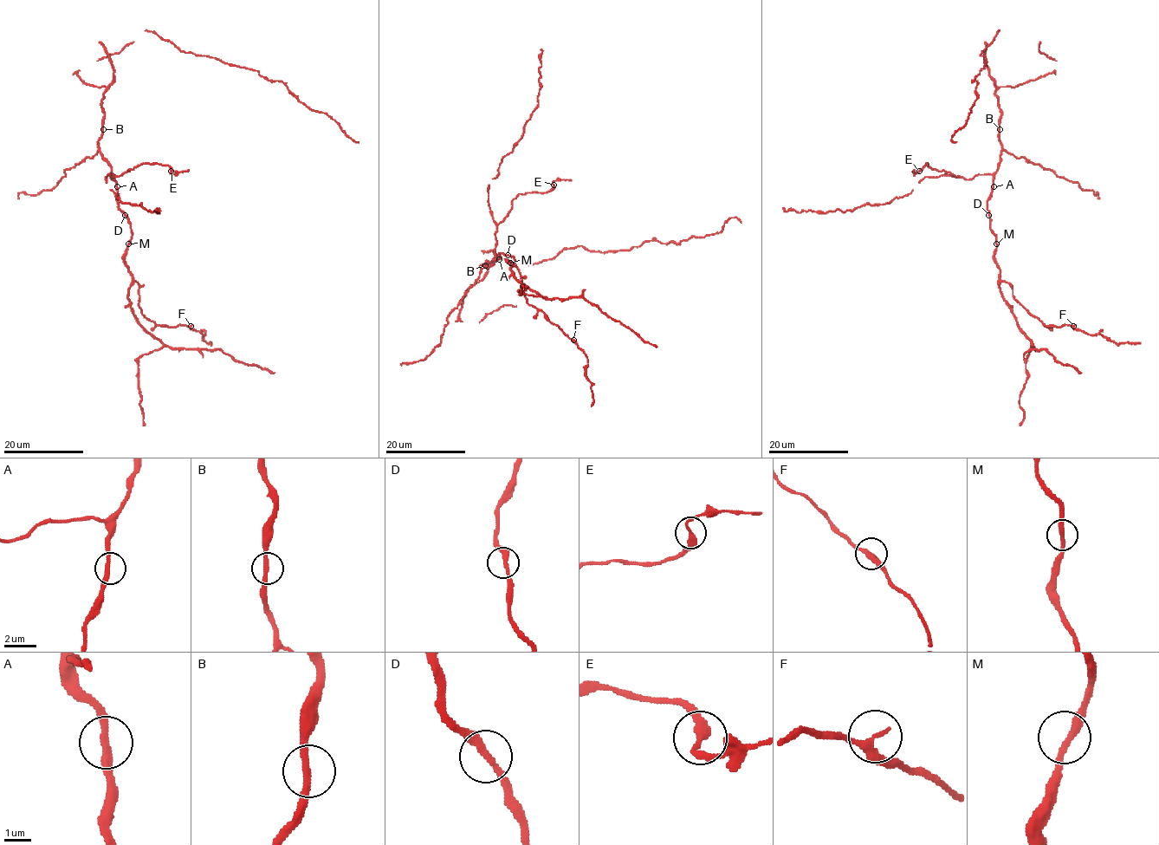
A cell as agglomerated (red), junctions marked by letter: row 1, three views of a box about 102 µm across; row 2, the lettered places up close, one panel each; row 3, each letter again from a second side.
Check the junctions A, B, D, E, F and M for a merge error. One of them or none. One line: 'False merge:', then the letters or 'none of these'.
False merge: none of these

